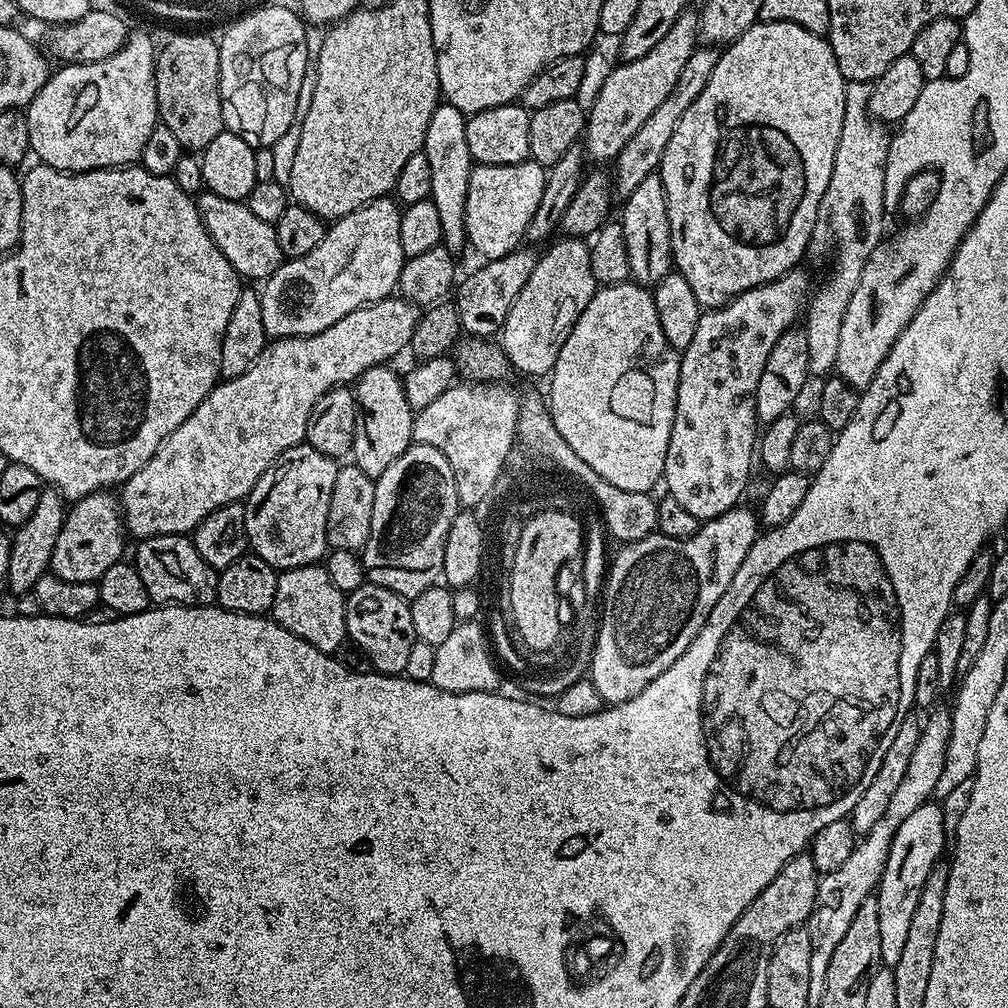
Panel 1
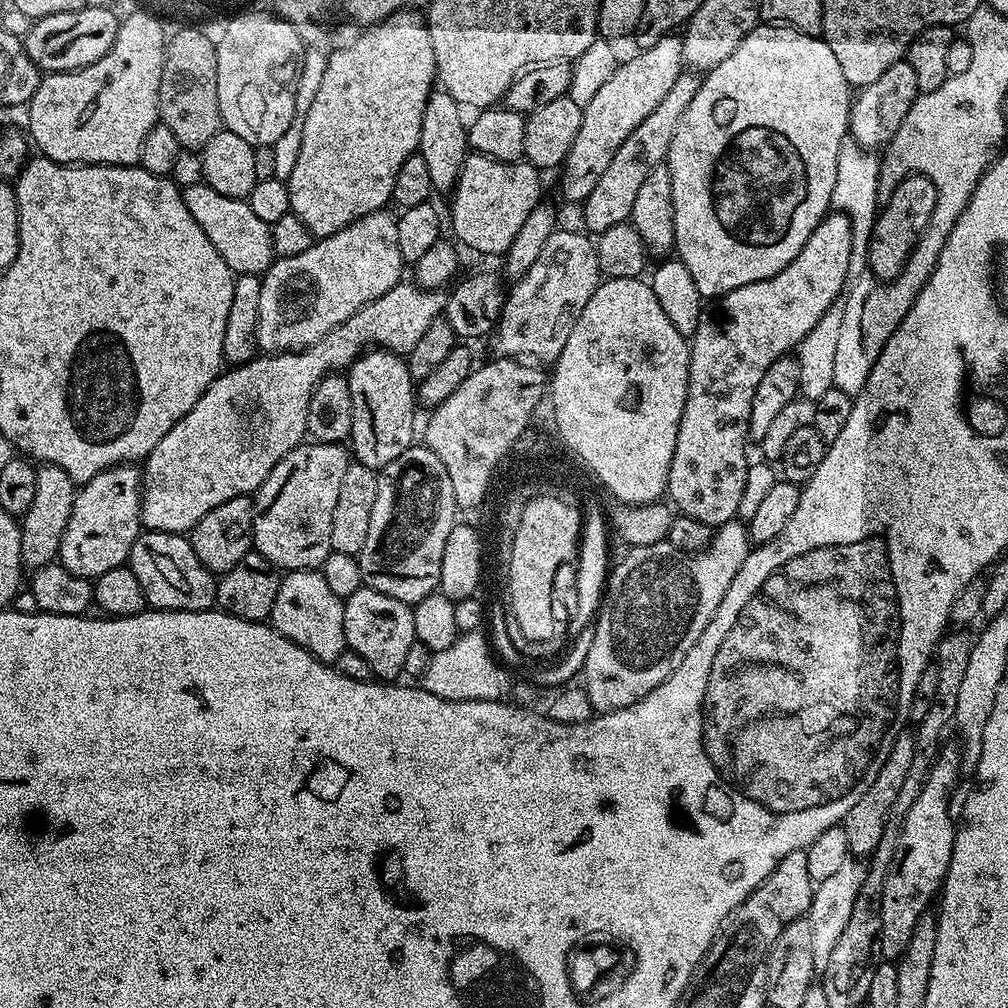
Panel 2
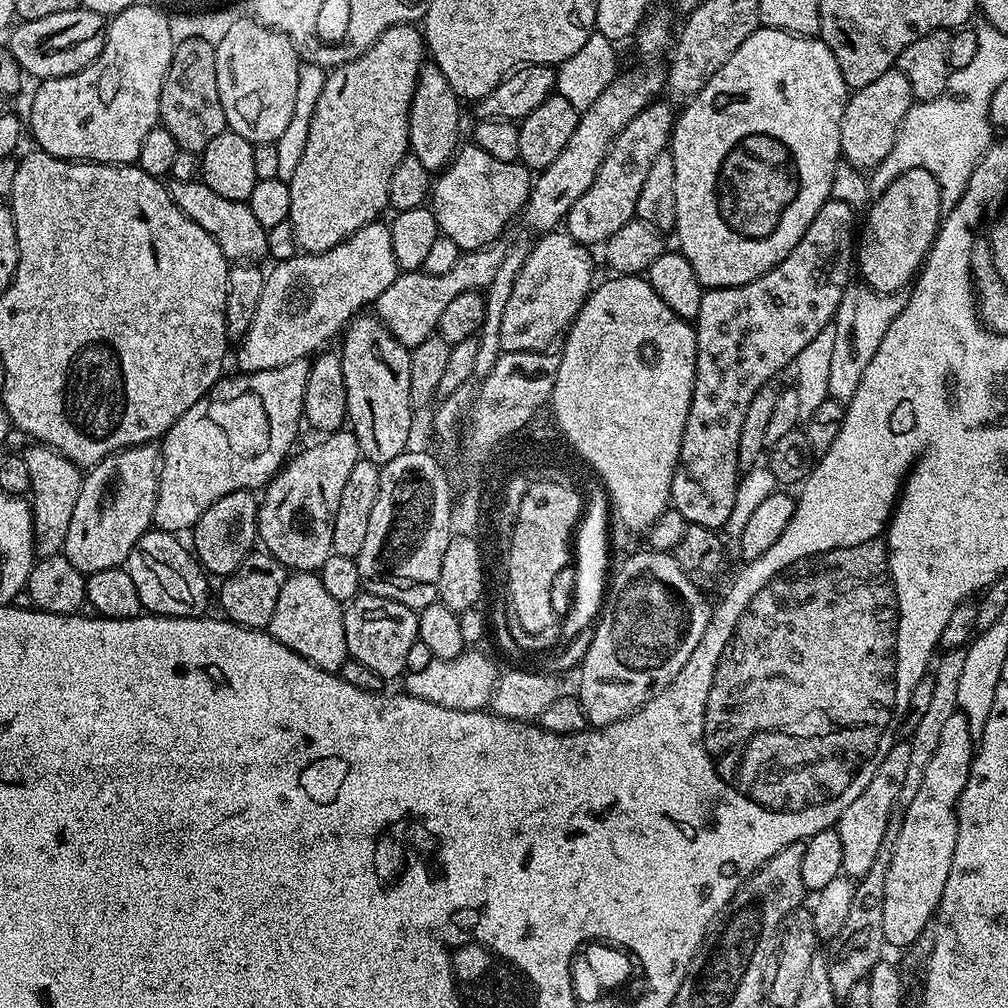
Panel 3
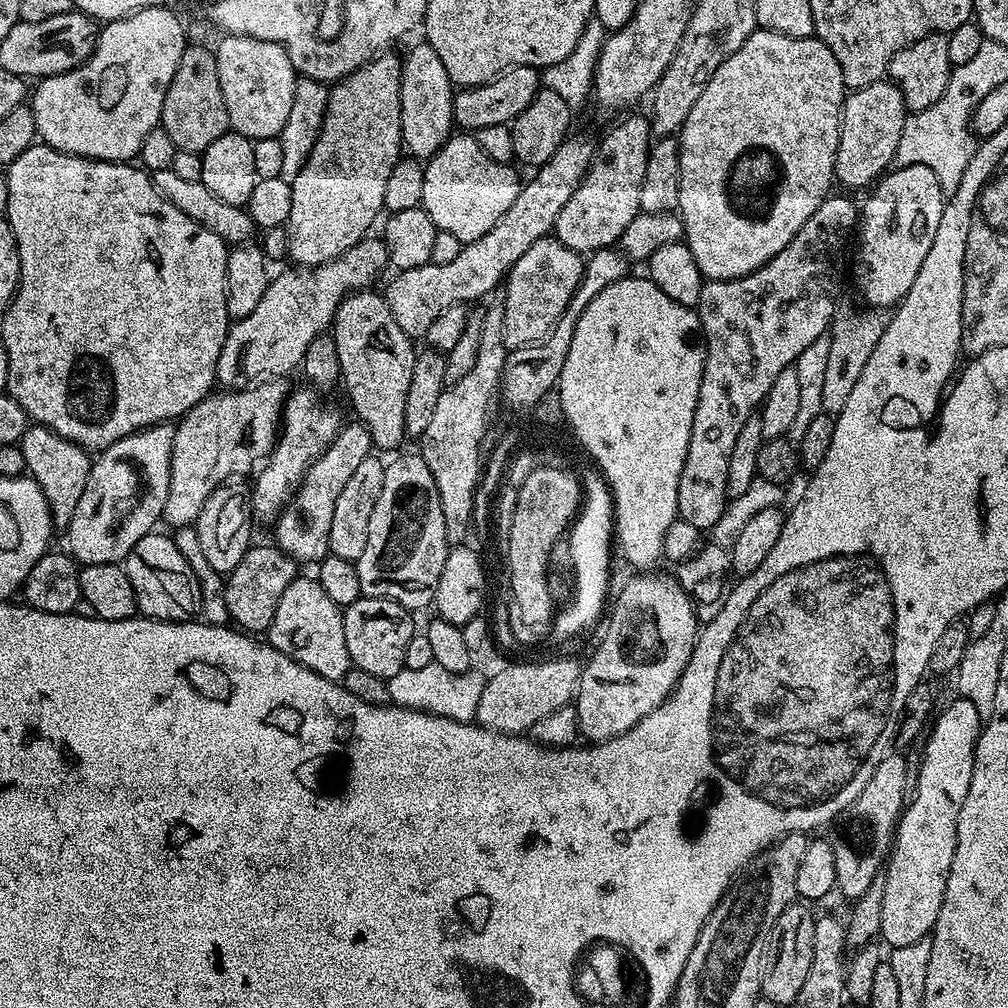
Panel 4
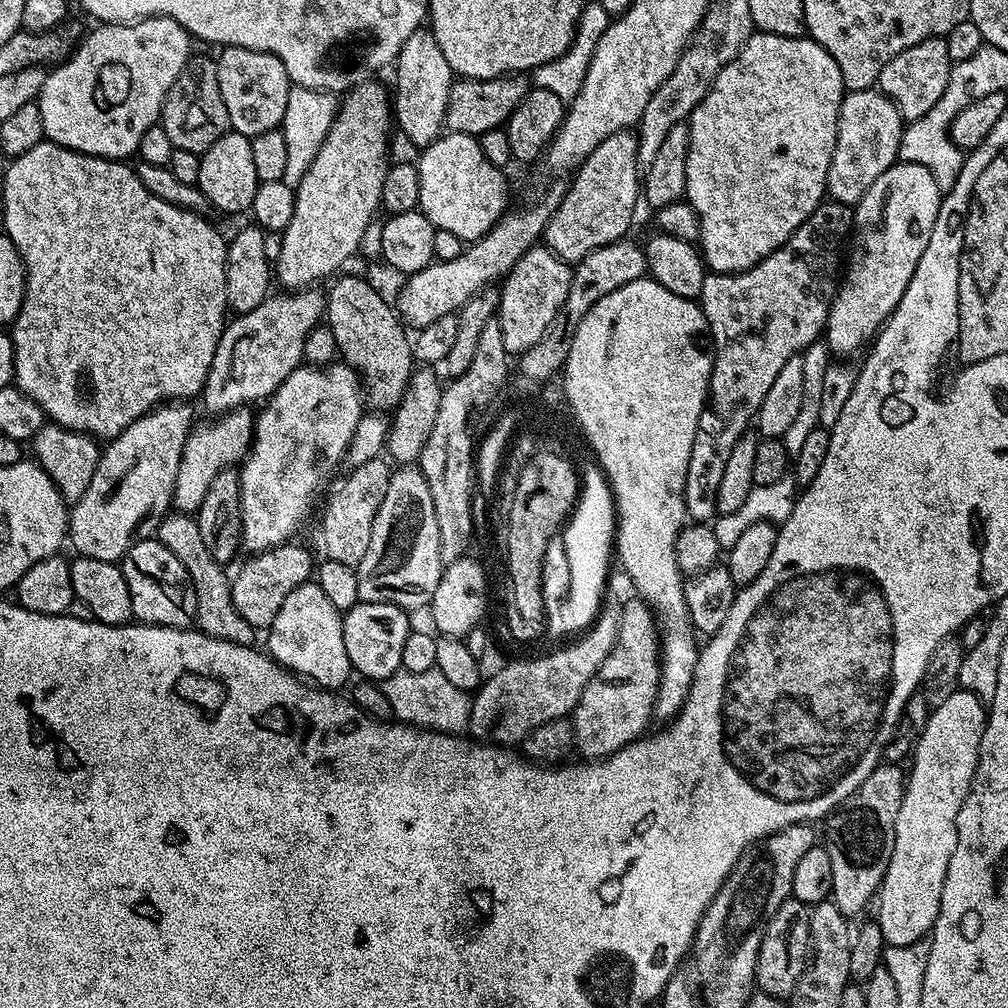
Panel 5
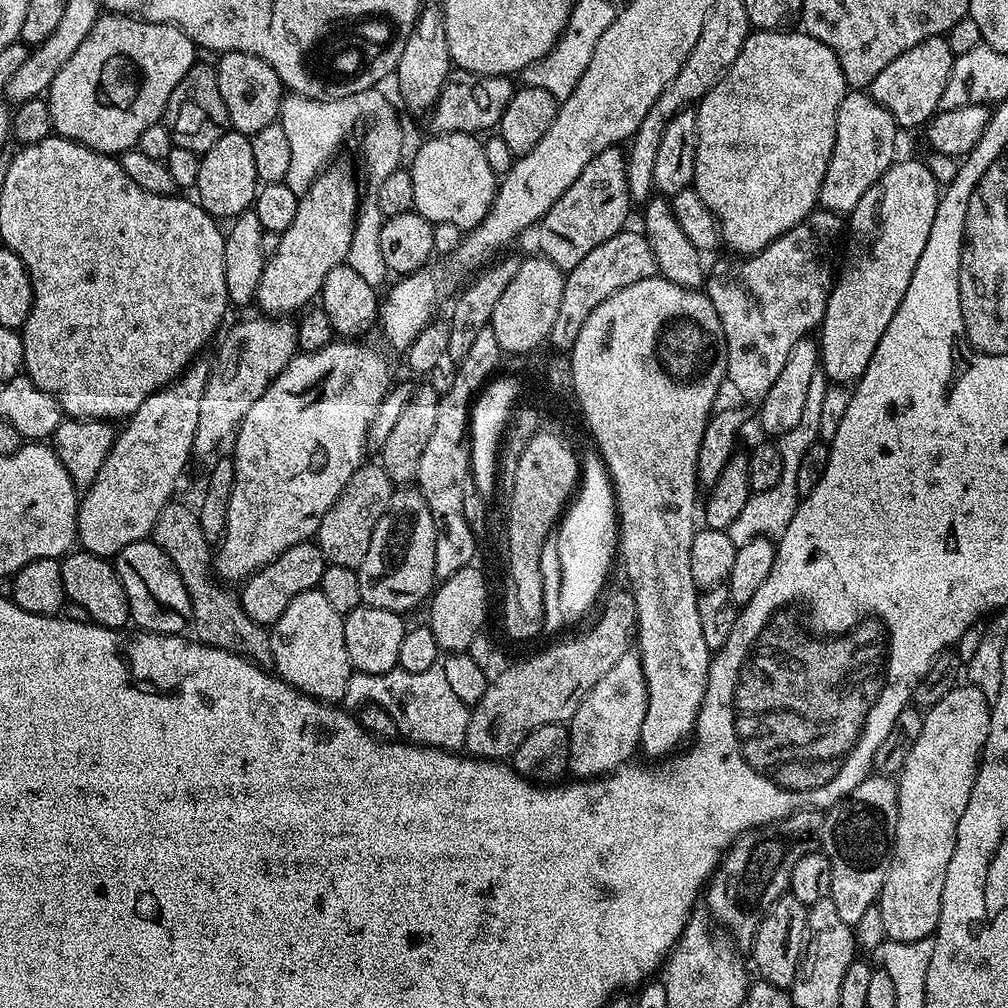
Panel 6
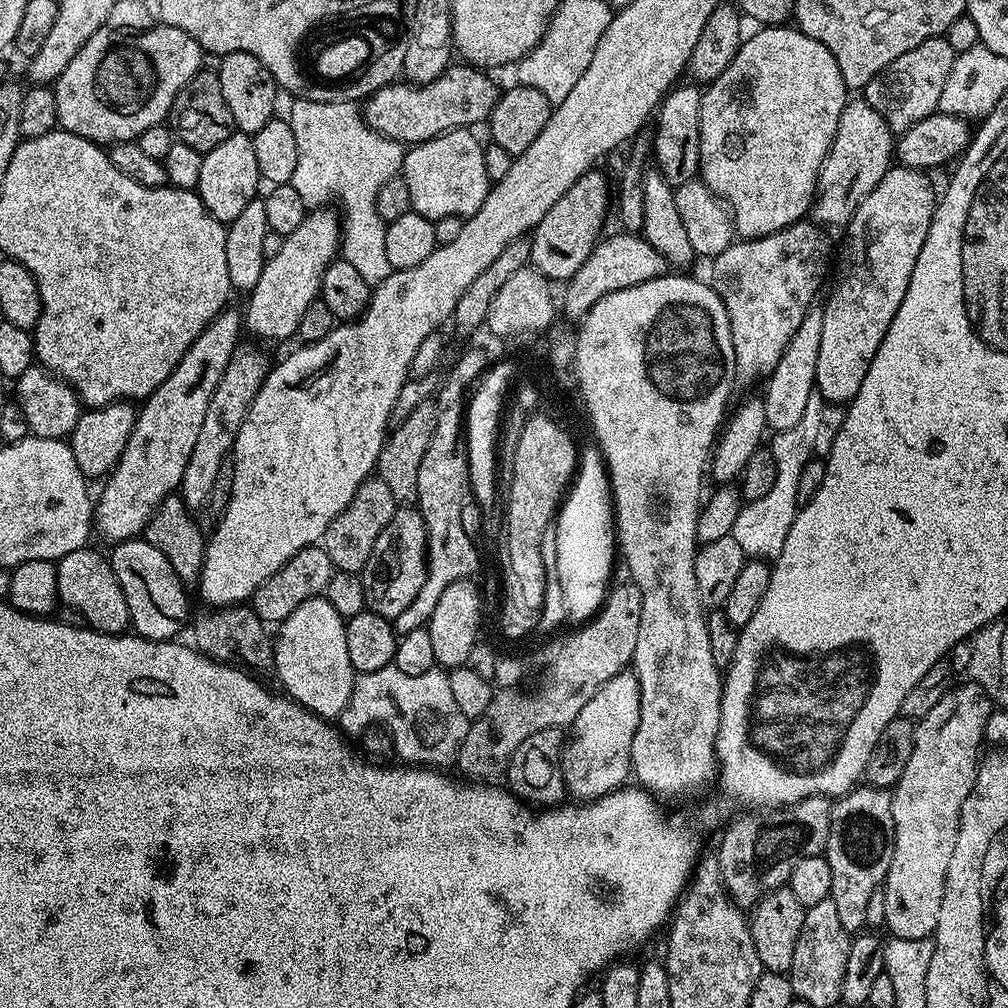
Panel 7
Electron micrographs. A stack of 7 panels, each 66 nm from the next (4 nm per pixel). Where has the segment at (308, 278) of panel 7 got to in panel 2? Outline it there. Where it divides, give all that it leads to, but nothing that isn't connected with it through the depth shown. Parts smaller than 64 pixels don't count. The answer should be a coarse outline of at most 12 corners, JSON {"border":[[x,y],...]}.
{"border":[[423,11],[327,53],[290,210],[314,238],[391,201],[438,80]]}

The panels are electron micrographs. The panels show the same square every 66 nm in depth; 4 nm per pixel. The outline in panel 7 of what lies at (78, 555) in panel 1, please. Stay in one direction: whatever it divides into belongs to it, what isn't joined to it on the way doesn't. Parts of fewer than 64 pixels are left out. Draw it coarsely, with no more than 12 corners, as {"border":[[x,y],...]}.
{"border":[[225,307],[143,401],[94,504],[111,542],[179,489],[241,343]]}

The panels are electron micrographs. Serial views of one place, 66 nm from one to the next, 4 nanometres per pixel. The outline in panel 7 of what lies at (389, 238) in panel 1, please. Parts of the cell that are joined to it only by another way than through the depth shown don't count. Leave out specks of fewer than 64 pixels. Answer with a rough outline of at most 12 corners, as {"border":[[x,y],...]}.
{"border":[[237,346],[210,398],[178,495],[211,501],[240,424],[270,371]]}

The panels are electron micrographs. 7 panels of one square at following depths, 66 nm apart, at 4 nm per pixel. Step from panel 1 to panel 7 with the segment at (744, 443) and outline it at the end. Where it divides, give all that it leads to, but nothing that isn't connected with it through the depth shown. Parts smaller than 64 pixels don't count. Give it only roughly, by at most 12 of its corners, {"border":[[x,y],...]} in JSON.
{"border":[[803,220],[713,257],[737,377],[778,366],[832,248]]}

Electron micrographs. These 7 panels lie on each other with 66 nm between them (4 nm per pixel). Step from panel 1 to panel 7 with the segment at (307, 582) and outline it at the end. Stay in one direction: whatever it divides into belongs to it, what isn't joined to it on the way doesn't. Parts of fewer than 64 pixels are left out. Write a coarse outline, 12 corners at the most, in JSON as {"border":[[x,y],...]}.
{"border":[[323,595],[278,625],[275,679],[335,721],[358,675]]}

